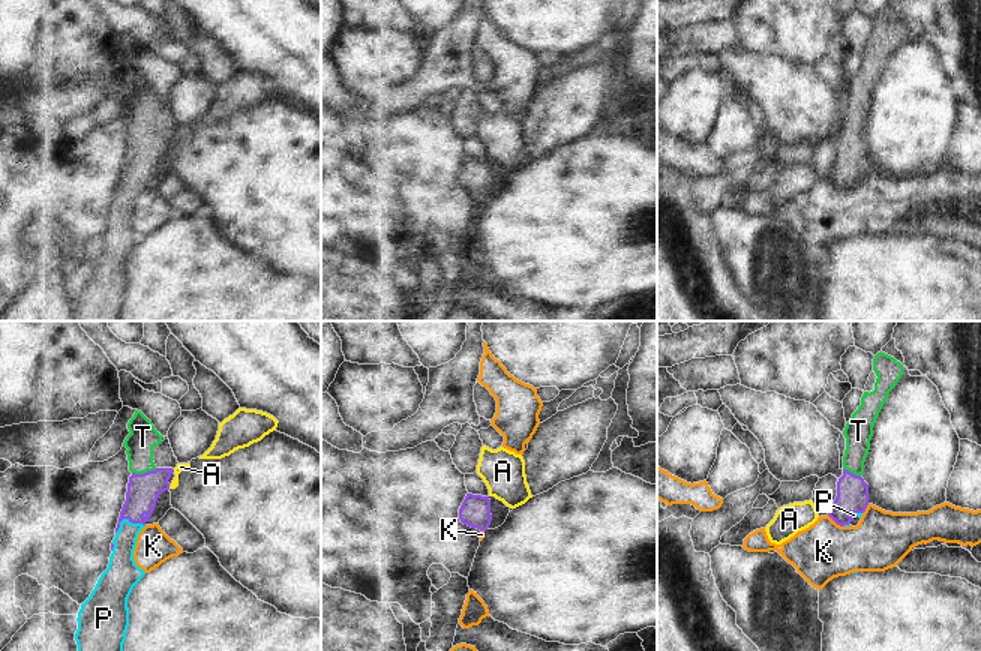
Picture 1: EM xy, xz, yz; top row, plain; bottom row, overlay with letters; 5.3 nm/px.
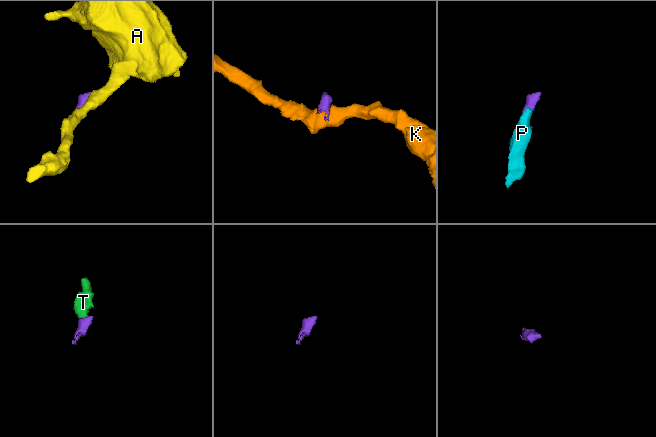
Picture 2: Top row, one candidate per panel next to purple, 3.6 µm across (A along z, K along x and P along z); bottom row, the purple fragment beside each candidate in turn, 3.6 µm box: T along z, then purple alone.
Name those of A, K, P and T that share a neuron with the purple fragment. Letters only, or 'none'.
P, T

